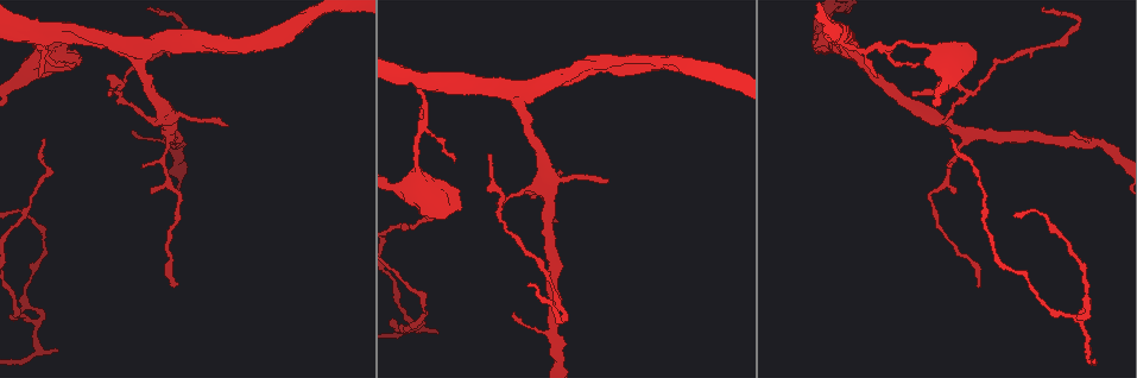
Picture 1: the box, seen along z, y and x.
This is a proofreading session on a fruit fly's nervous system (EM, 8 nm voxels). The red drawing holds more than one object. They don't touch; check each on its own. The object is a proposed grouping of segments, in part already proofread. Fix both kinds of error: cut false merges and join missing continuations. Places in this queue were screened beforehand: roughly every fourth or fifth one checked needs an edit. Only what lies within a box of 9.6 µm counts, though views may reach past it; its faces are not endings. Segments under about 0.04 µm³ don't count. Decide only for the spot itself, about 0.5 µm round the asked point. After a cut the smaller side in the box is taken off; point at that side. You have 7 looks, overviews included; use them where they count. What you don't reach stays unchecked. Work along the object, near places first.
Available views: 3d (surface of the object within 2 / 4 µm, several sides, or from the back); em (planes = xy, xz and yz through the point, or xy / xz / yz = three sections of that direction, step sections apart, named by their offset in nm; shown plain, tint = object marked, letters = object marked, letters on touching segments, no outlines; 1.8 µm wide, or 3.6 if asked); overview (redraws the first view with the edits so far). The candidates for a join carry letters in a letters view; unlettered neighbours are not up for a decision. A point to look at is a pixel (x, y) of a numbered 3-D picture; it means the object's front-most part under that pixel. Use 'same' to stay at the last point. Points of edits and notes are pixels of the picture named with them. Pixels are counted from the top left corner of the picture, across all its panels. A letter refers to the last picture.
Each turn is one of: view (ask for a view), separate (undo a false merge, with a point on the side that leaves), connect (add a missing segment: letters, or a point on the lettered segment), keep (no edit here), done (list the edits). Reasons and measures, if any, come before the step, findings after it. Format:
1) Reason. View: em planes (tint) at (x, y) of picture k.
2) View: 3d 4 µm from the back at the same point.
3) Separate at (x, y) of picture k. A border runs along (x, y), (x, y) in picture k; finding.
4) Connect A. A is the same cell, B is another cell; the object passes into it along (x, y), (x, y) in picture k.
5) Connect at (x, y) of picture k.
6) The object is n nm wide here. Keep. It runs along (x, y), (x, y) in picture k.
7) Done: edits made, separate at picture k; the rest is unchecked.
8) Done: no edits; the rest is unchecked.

Sharp bend. View: 3d 2 µm at (543, 172) of picture 1.

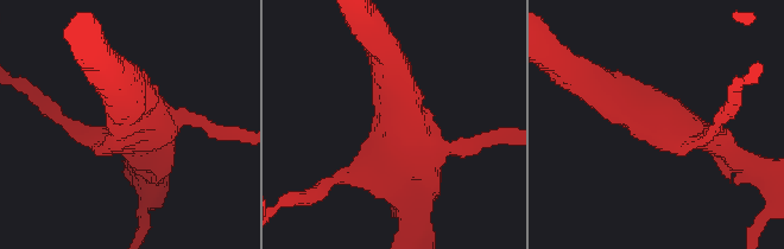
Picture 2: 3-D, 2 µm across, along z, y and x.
Need the tissue. View: em planes (letters) at (668, 122) of picture 2.

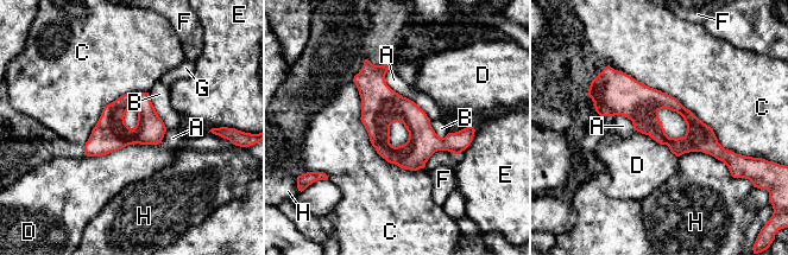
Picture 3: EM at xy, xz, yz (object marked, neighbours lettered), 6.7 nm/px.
The longest contact is with C, 1100 nm. Keep. A, B, C, D, E, F, G and H are other cells; it runs along (597, 99), (624, 99), (673, 144), (727, 153) in picture 3; one neuron here.

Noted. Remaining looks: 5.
Three arms meet. View: em 3.6 µm planes (letters) at (422, 82) of picture 1.

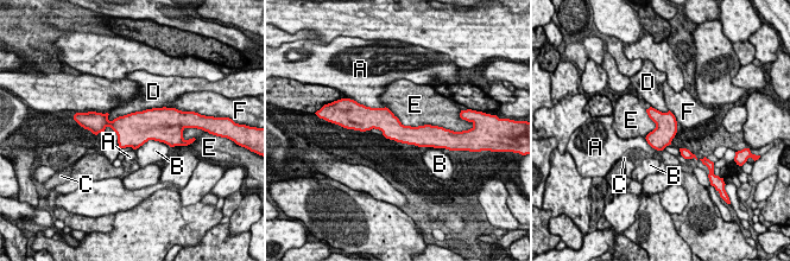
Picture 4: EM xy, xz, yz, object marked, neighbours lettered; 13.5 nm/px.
Keep. A, B, C, D, E and F are other cells; a border runs along (385, 107), (404, 125), (438, 127) in picture 4; continuous, no second neuron.

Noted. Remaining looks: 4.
Thin end. View: em planes (plain) at (437, 329) of picture 1.

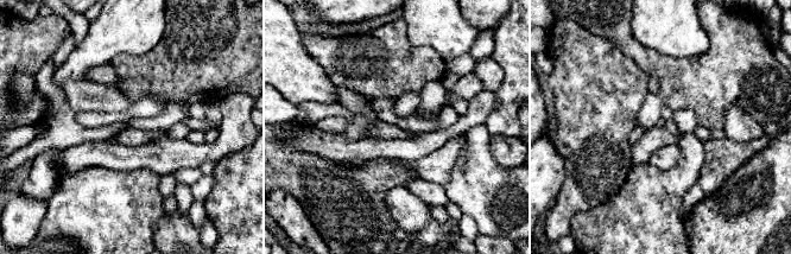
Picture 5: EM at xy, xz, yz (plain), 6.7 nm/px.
See the neighbours. View: em planes (letters) at the same point.

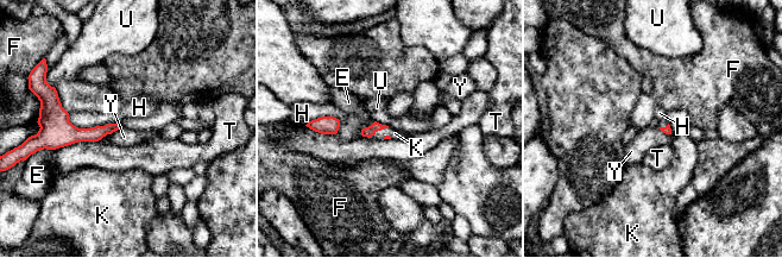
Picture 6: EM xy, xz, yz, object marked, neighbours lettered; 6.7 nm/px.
Connect K. K is the same cell, E, F, H, T, U and Y are other cells; it goes on there.

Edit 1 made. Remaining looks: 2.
Done: edits made, connect at picture 6; the rest is unchecked.

